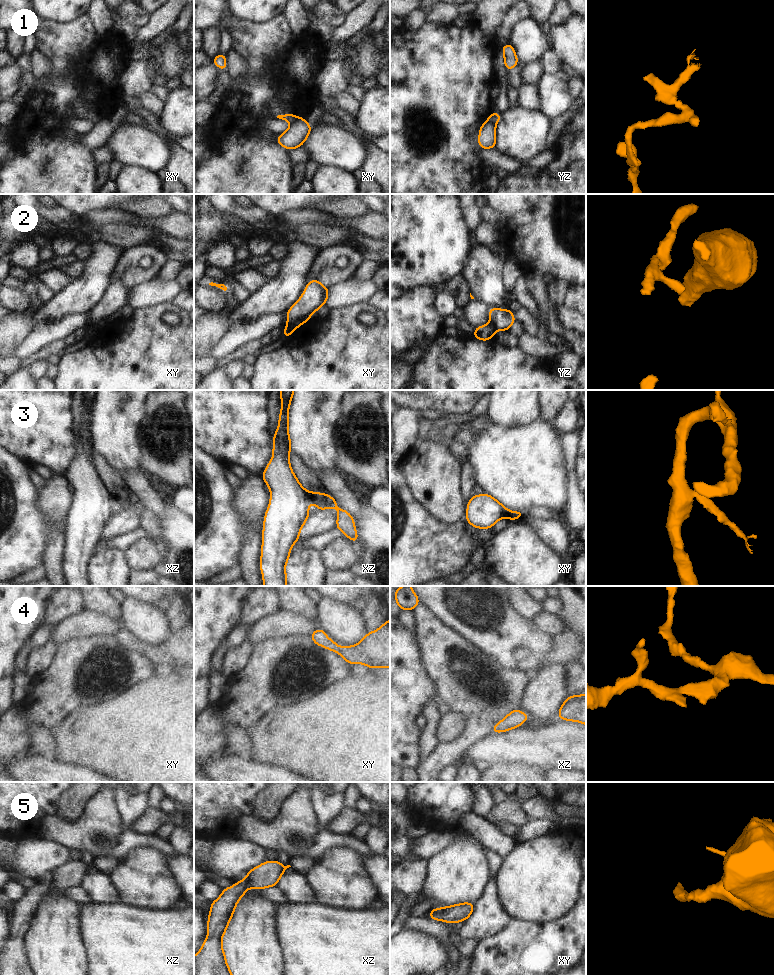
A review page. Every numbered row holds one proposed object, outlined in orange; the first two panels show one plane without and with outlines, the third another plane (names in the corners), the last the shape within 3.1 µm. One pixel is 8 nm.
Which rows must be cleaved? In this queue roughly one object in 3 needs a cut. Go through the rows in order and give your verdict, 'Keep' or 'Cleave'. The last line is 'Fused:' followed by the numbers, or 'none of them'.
1: Cleave
2: Cleave
3: Cleave
4: Keep
5: Keep
Fused: 1, 2, 3.

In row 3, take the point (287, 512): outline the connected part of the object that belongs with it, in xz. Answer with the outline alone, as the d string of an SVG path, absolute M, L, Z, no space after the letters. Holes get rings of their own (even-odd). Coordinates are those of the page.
M280 390L280 393L282 409L273 436L273 458L261 475L271 493L264 517L260 558L264 586L287 586L285 565L309 517L308 506L313 497L301 486L289 462L292 447L288 432L288 409L294 390Z

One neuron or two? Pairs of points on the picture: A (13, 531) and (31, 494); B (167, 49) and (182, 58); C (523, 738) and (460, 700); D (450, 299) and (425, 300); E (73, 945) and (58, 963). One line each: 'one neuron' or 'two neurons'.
A: one neuron
B: one neuron
C: two neurons
D: two neurons
E: one neuron

